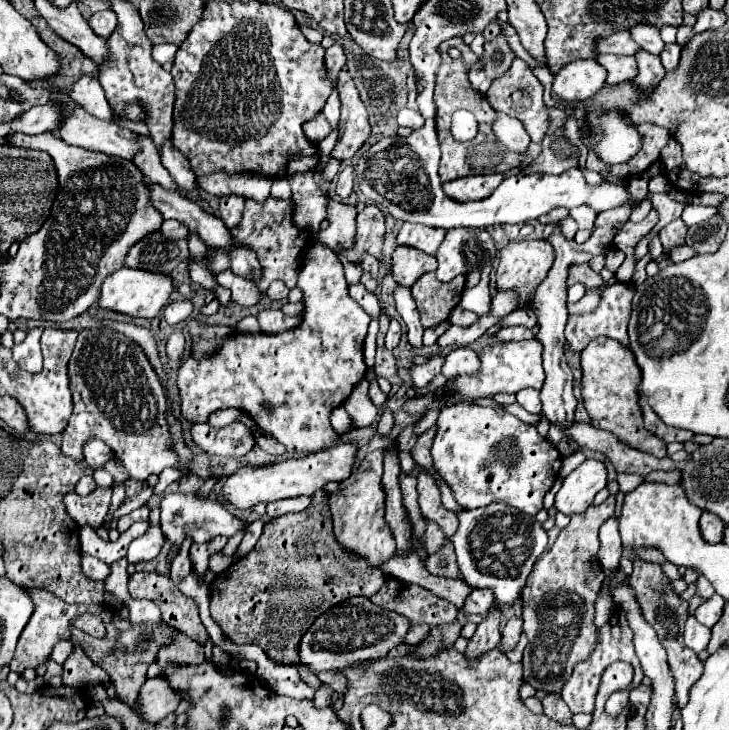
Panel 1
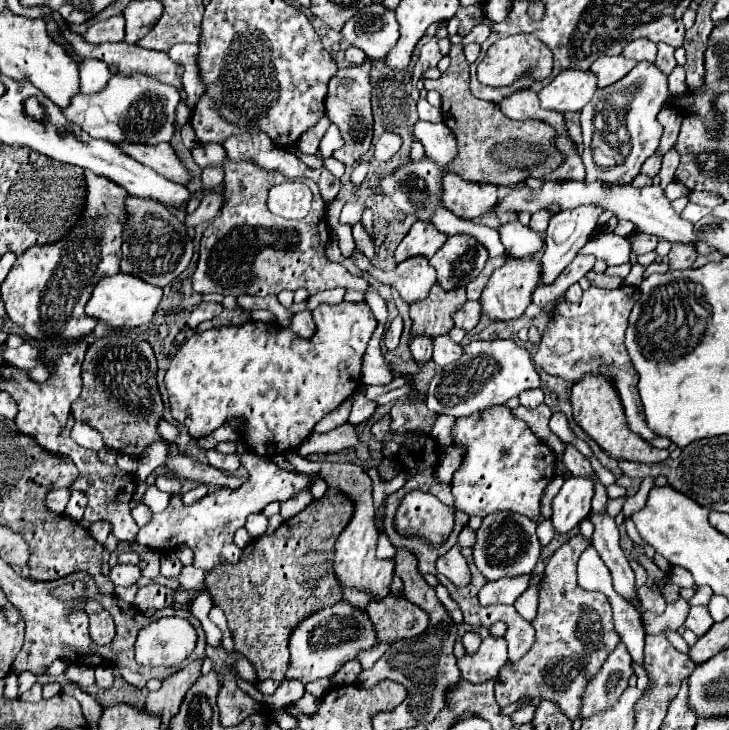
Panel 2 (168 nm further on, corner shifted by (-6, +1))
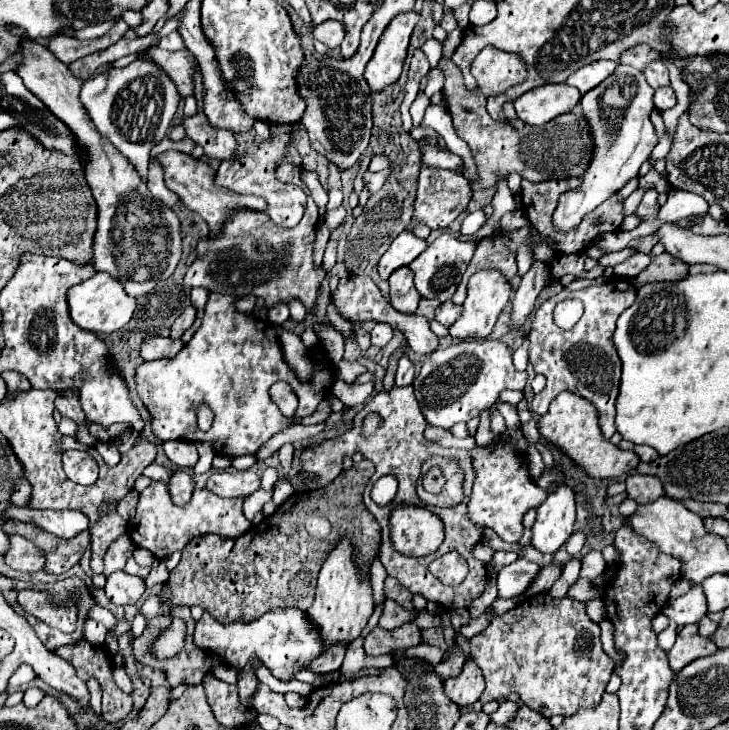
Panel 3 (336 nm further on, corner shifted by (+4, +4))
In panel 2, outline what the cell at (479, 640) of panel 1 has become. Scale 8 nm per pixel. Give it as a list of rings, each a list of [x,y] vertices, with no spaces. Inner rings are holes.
[[[486,637],[474,655],[466,655],[458,661],[458,669],[462,679],[470,683],[484,683],[494,679],[506,661],[506,641]]]

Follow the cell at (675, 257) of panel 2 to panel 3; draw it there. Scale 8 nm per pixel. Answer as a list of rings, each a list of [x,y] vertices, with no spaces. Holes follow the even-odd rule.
[[[660,254],[652,260],[652,264],[642,270],[636,280],[638,284],[648,284],[648,282],[664,282],[664,280],[682,280],[688,274],[686,262],[678,262],[678,258],[670,254]]]

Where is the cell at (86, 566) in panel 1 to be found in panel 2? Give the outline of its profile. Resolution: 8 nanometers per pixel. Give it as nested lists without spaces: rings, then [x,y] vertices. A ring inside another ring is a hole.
[[[116,565],[114,569],[110,569],[110,581],[120,587],[130,587],[138,583],[140,577],[142,577],[142,571],[138,565]]]

